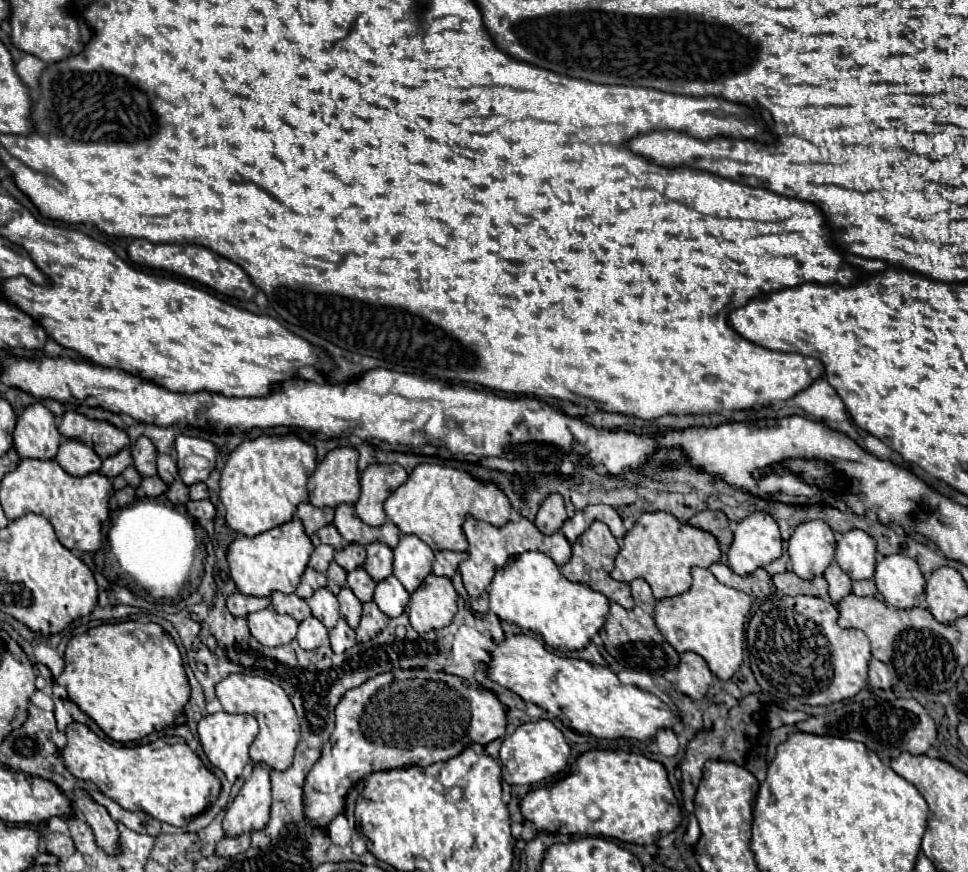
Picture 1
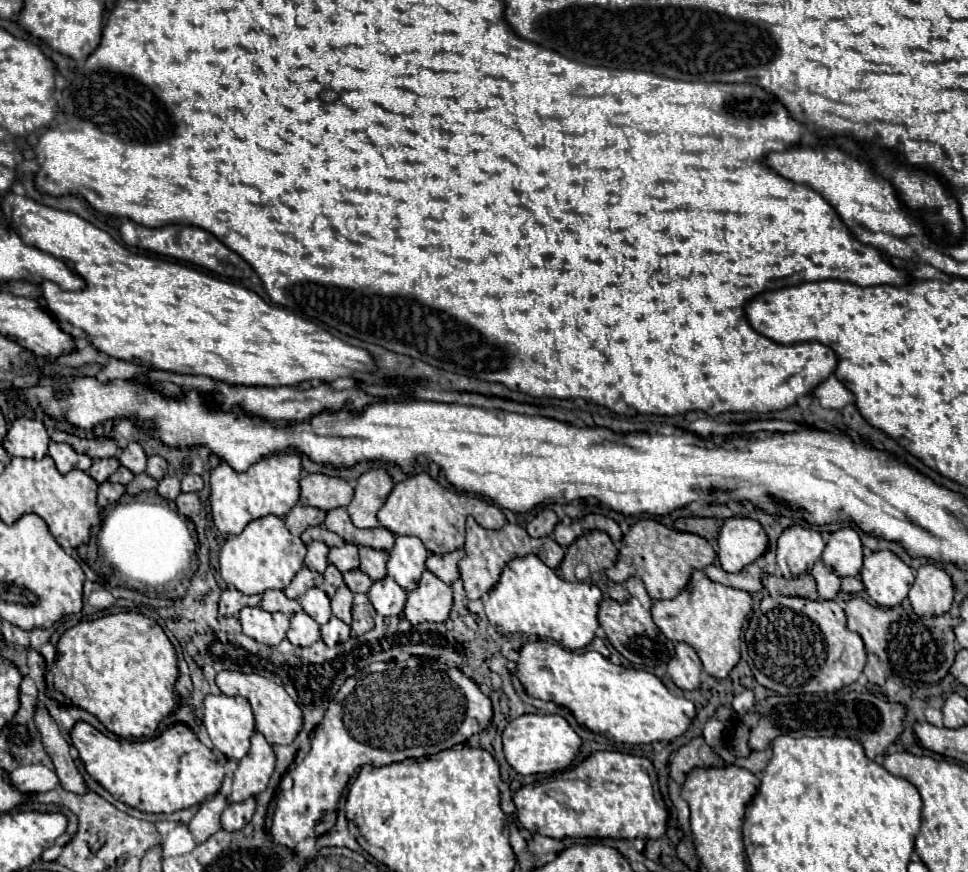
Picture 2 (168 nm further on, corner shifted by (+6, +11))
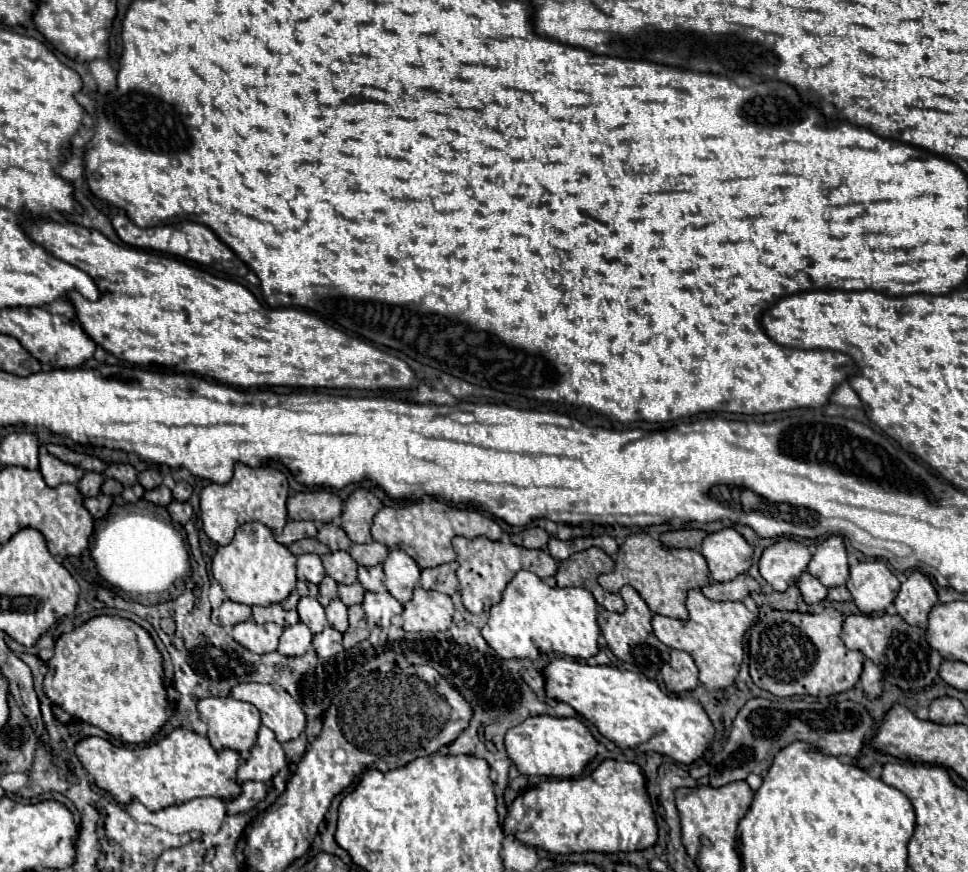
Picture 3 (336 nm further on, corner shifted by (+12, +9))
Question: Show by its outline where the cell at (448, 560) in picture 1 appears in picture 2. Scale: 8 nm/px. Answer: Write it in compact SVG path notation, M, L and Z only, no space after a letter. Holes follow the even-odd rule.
M454 550L454 552L442 554L442 556L430 554L428 560L426 560L426 570L430 570L430 572L432 572L434 576L438 576L442 582L452 584L454 580L460 578L460 572L458 572L458 560L464 558L464 556L466 556L464 550Z

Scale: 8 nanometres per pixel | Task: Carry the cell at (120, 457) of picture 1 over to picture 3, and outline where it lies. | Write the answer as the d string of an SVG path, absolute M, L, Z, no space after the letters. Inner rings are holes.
M86 472L84 478L78 482L78 488L82 490L84 496L94 496L94 494L100 494L102 482L104 482L102 474L98 474L98 472Z

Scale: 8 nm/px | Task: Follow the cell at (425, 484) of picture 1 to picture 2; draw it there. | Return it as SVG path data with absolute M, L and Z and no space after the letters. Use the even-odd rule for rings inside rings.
M416 474L408 480L396 484L384 502L384 506L378 512L378 522L388 528L394 536L416 536L422 540L428 552L432 554L446 554L452 550L462 548L464 538L464 522L472 516L476 522L484 528L498 530L506 524L506 518L502 510L486 502L484 498L472 496L472 494L454 494L446 488L442 488L436 480L432 480L428 474Z

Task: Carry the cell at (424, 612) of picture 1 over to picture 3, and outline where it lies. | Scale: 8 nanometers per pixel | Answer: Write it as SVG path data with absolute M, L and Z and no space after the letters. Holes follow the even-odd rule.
M416 586L412 600L404 604L402 612L404 630L406 632L446 630L452 622L452 614L454 604L448 594Z

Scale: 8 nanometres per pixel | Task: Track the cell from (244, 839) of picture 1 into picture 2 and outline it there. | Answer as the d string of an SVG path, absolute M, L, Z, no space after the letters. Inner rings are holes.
M248 798L244 802L236 802L236 804L228 804L226 810L222 812L222 828L228 832L242 830L254 814L254 804L256 804L254 798Z

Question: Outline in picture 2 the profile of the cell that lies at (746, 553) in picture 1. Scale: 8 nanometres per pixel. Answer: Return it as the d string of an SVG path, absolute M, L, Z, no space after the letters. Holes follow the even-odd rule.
M728 518L718 534L718 562L726 572L740 572L764 554L768 538L760 522Z

